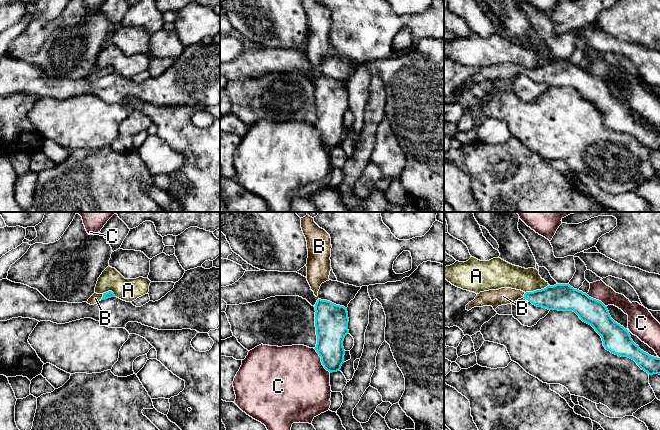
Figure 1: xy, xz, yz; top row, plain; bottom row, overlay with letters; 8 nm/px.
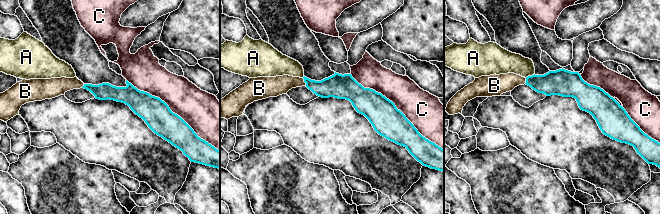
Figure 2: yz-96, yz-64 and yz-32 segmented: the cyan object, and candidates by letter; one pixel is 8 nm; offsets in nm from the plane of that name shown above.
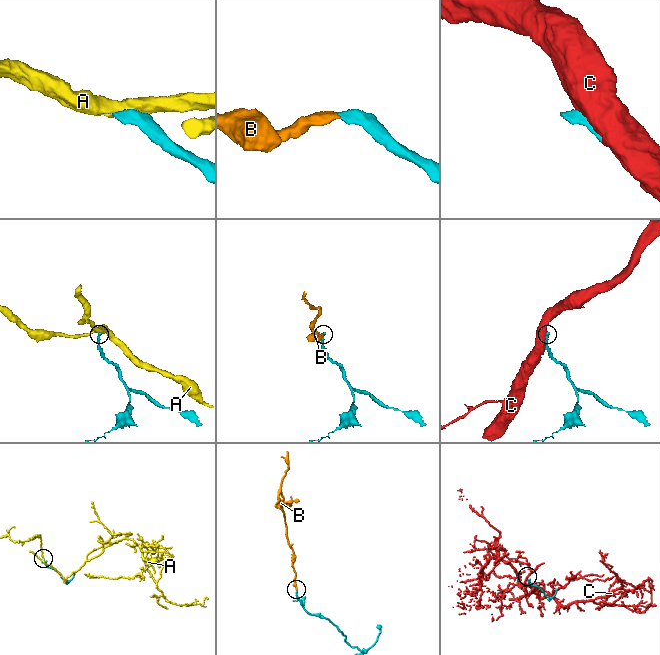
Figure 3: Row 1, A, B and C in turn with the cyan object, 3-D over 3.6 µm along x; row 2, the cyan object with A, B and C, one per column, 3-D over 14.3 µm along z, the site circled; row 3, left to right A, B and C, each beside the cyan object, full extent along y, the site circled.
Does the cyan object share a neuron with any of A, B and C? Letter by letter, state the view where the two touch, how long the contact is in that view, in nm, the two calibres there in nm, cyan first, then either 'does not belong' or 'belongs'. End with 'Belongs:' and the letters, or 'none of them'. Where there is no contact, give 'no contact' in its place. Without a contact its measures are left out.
A: yz | 220 nm | 220/190 nm | does not belong
B: xy | 50 nm | 60/80 nm | belongs
C: xz | 240 nm | 220/480 nm | does not belong
Belongs: B

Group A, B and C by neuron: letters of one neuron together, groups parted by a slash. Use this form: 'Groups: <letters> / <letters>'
Groups: A / B / C

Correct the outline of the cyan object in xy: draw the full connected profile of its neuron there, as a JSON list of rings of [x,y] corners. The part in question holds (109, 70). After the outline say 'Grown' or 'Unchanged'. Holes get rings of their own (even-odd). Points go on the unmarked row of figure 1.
[[[108,67],[106,69],[103,70],[97,70],[94,69],[87,77],[88,80],[90,81],[94,81],[96,79],[98,79],[101,76],[105,76],[111,73],[115,73],[114,69],[112,67]]]. Grown

